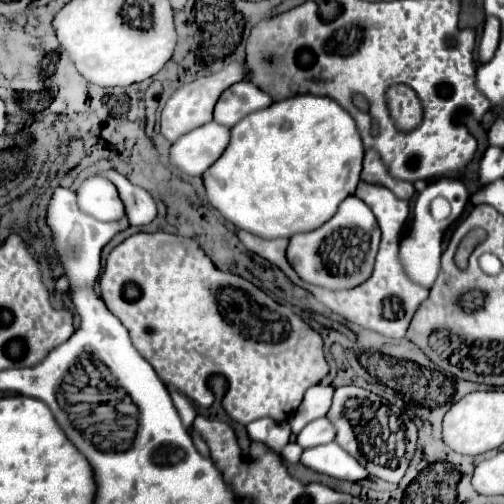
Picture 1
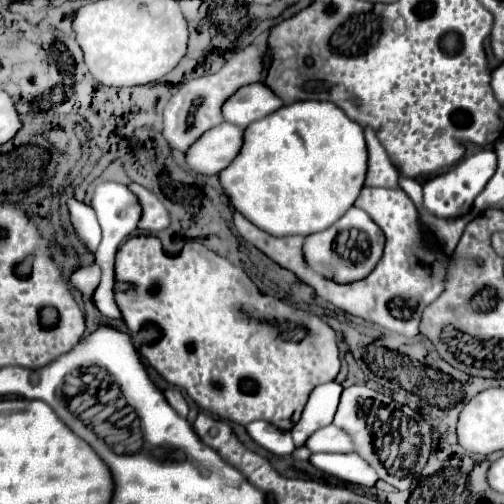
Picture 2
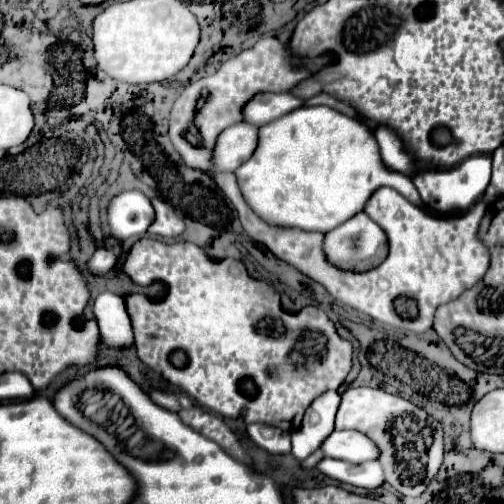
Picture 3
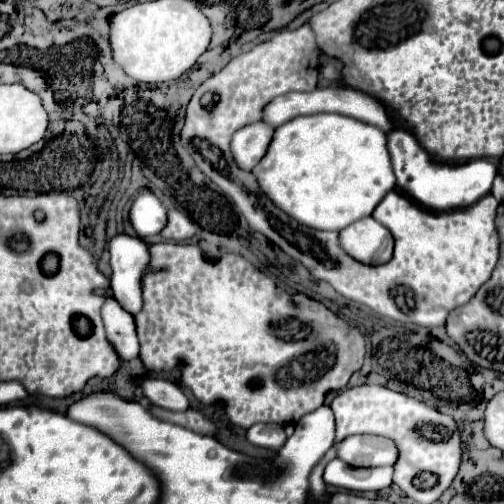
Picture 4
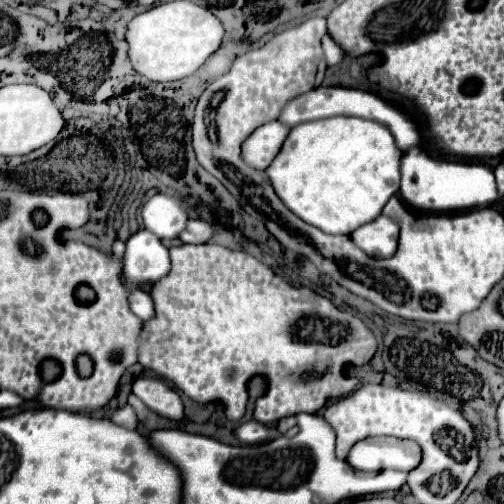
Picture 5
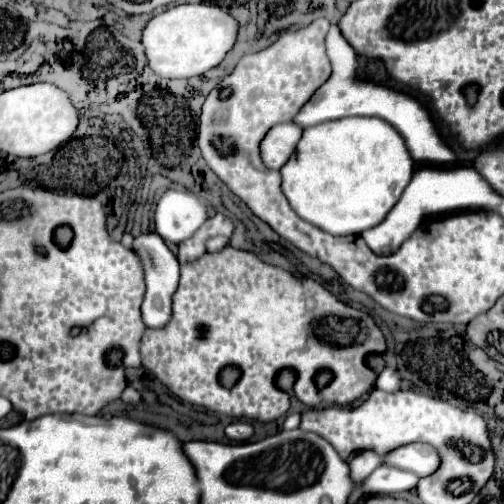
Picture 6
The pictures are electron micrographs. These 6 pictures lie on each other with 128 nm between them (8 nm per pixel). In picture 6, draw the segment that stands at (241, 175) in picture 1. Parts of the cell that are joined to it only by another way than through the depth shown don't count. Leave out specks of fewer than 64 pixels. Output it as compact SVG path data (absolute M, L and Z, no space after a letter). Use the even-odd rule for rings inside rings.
M340 118L306 128L296 154L282 166L282 192L300 218L330 234L360 234L380 224L408 186L414 160L404 138L380 118Z

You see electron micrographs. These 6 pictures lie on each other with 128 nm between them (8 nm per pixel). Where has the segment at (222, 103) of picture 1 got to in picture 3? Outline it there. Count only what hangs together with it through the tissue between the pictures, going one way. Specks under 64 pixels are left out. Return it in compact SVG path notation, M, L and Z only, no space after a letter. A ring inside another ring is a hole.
M258 94L244 106L244 120L254 126L264 126L296 108L302 108L304 100L294 94Z

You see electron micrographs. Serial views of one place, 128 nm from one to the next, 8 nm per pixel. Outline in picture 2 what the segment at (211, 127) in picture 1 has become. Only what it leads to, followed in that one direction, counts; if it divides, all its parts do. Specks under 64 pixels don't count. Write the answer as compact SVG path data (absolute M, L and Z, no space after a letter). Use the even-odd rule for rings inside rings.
M228 122L208 130L186 152L188 166L198 174L220 174L220 170L228 168L228 164L232 164L232 160L238 156L242 148L242 136L244 128L236 128Z

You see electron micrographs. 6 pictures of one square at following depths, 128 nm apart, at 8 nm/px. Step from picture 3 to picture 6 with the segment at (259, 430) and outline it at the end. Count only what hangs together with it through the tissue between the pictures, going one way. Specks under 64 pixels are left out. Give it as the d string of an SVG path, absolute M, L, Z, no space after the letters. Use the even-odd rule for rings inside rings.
M232 422L226 426L226 436L236 442L244 442L252 436L252 426L246 422Z

